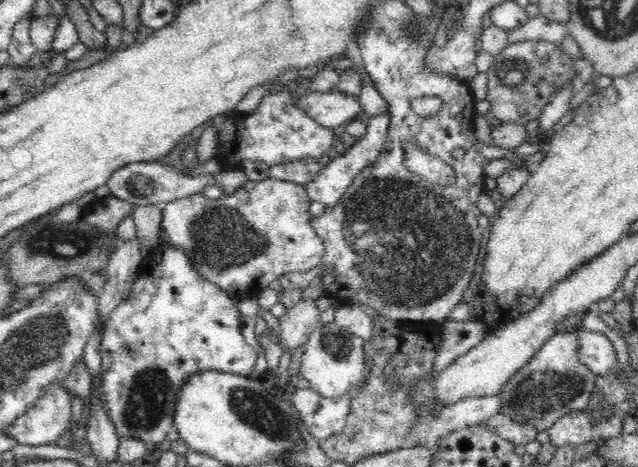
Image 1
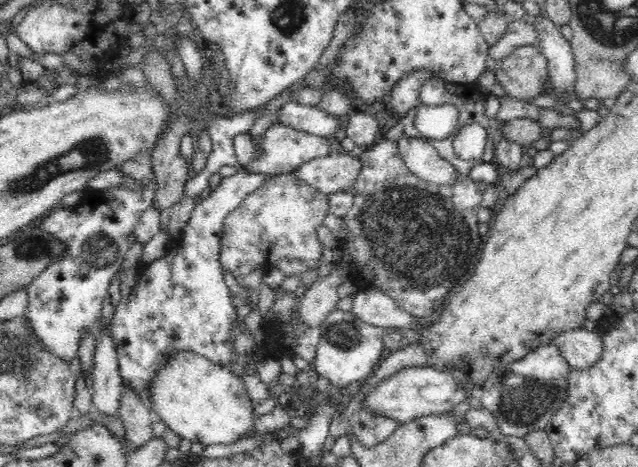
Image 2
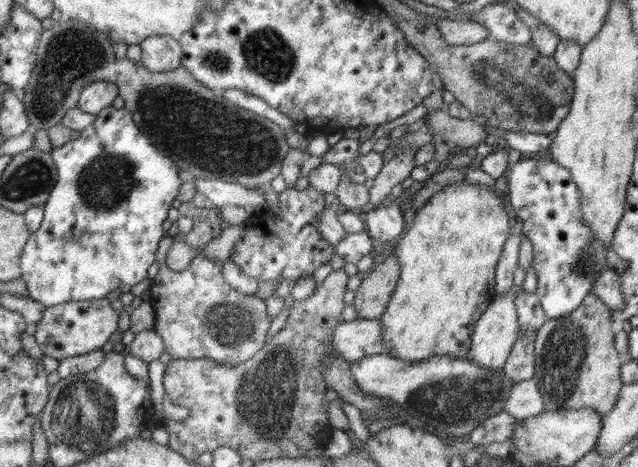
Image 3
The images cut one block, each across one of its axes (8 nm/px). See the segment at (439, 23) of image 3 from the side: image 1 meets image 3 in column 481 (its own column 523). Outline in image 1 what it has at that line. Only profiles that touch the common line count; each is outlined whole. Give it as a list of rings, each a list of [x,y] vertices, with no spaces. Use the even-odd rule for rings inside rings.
[[[541,13],[529,18],[526,24],[508,33],[509,44],[534,40],[560,45],[566,36],[568,36],[568,30],[564,23],[550,20]]]

